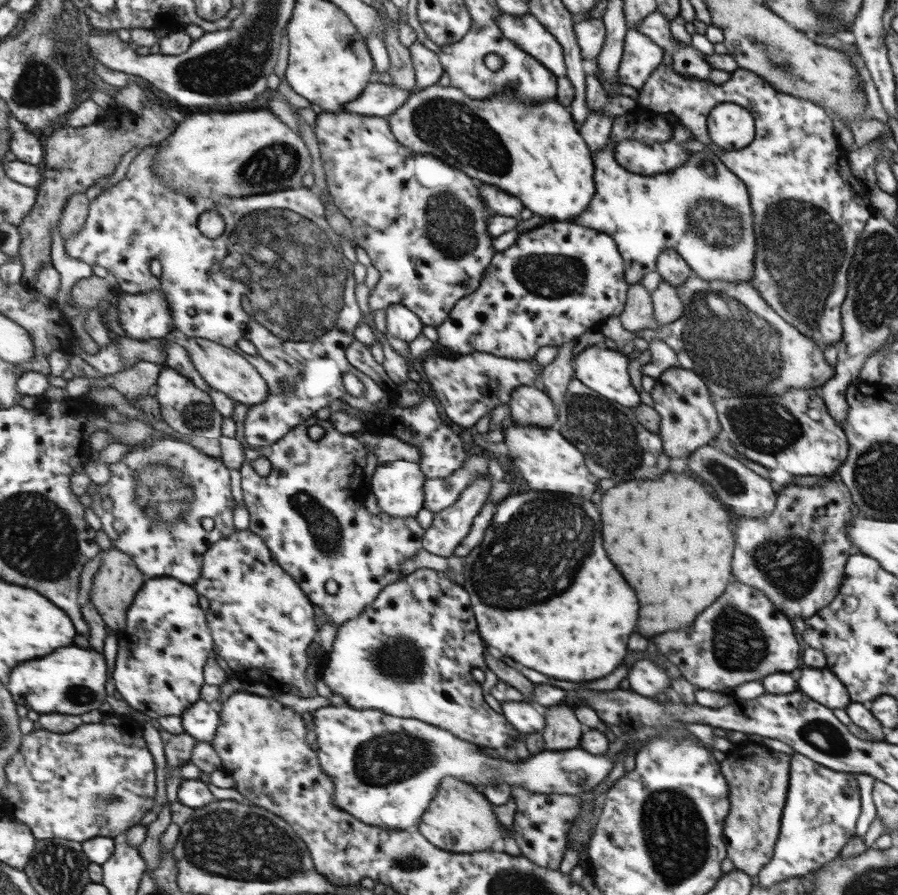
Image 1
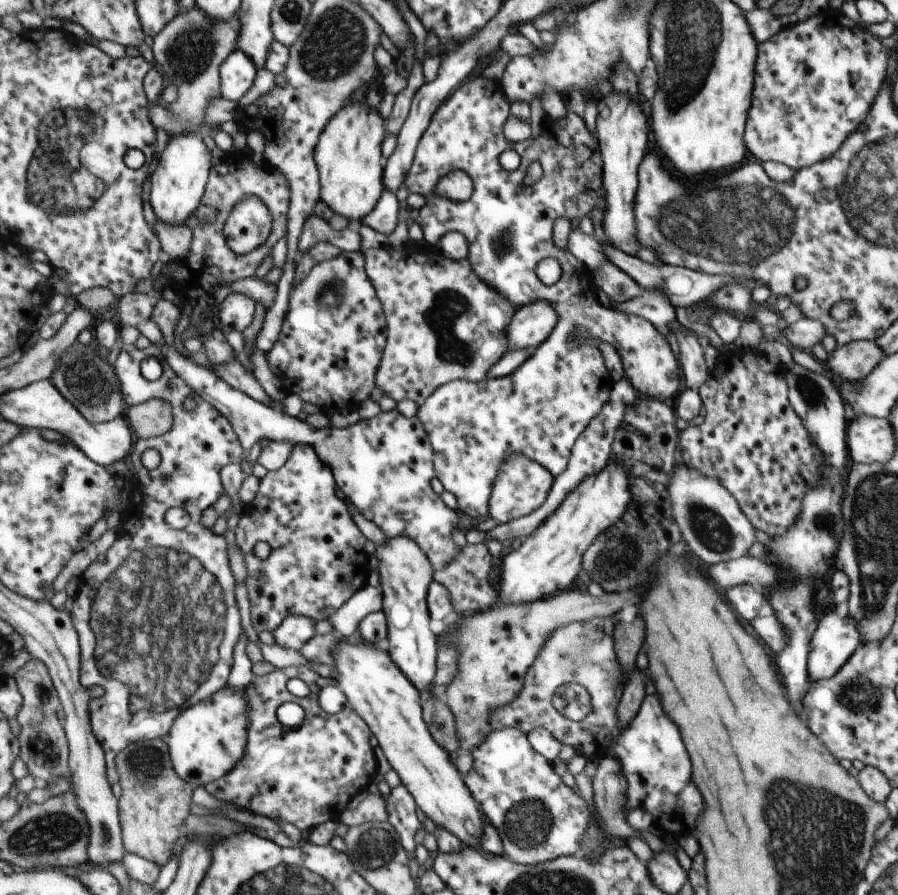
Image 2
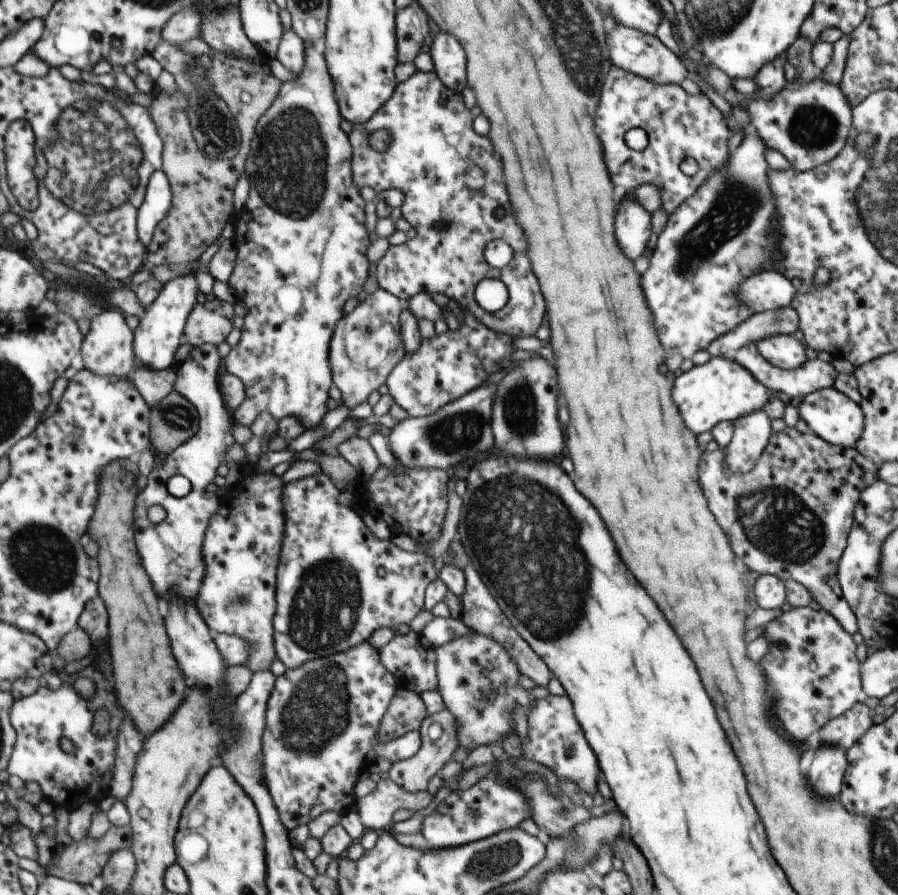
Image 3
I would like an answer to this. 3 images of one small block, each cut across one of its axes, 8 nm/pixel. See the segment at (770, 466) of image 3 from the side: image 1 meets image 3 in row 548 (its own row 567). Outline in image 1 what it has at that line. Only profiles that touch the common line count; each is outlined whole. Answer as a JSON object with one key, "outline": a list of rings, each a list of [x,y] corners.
{"outline":[[[824,477],[812,487],[786,483],[772,512],[758,518],[738,518],[734,578],[761,590],[790,618],[813,617],[838,594],[848,557],[859,552],[848,537],[850,522],[852,512],[836,482]]]}

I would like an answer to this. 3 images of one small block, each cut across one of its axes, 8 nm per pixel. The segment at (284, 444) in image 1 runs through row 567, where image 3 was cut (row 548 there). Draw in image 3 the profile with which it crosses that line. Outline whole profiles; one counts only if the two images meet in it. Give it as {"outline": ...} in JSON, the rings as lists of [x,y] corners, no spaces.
{"outline":[[[326,472],[291,482],[286,490],[289,521],[280,568],[276,626],[278,657],[288,669],[348,652],[368,641],[378,629],[394,630],[400,624],[409,624],[425,608],[425,593],[437,580],[433,558],[401,549],[390,539],[378,539],[355,508],[340,504],[340,494],[342,491]]]}

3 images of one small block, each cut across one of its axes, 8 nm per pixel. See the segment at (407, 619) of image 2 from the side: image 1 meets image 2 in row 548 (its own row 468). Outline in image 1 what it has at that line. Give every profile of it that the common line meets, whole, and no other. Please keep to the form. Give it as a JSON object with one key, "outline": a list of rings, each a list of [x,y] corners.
{"outline":[[[394,460],[377,466],[370,488],[380,512],[403,519],[416,517],[425,506],[426,480],[420,464]]]}

